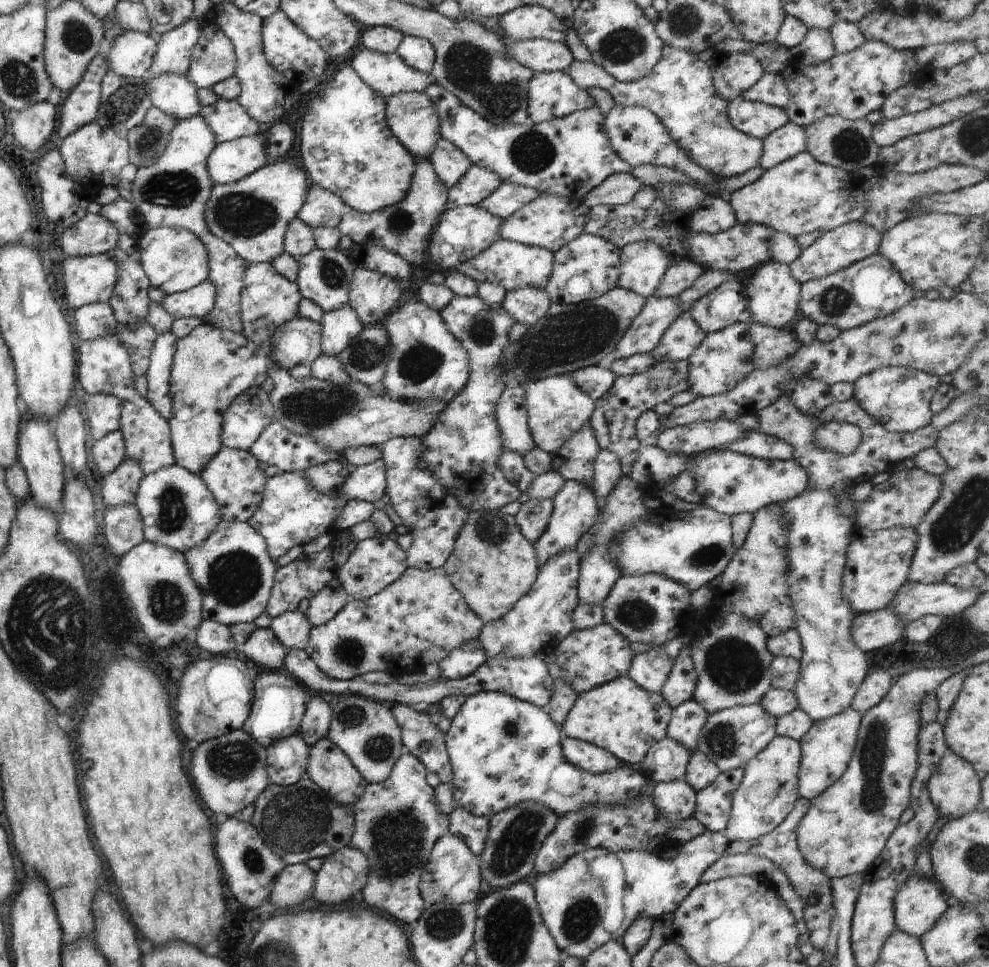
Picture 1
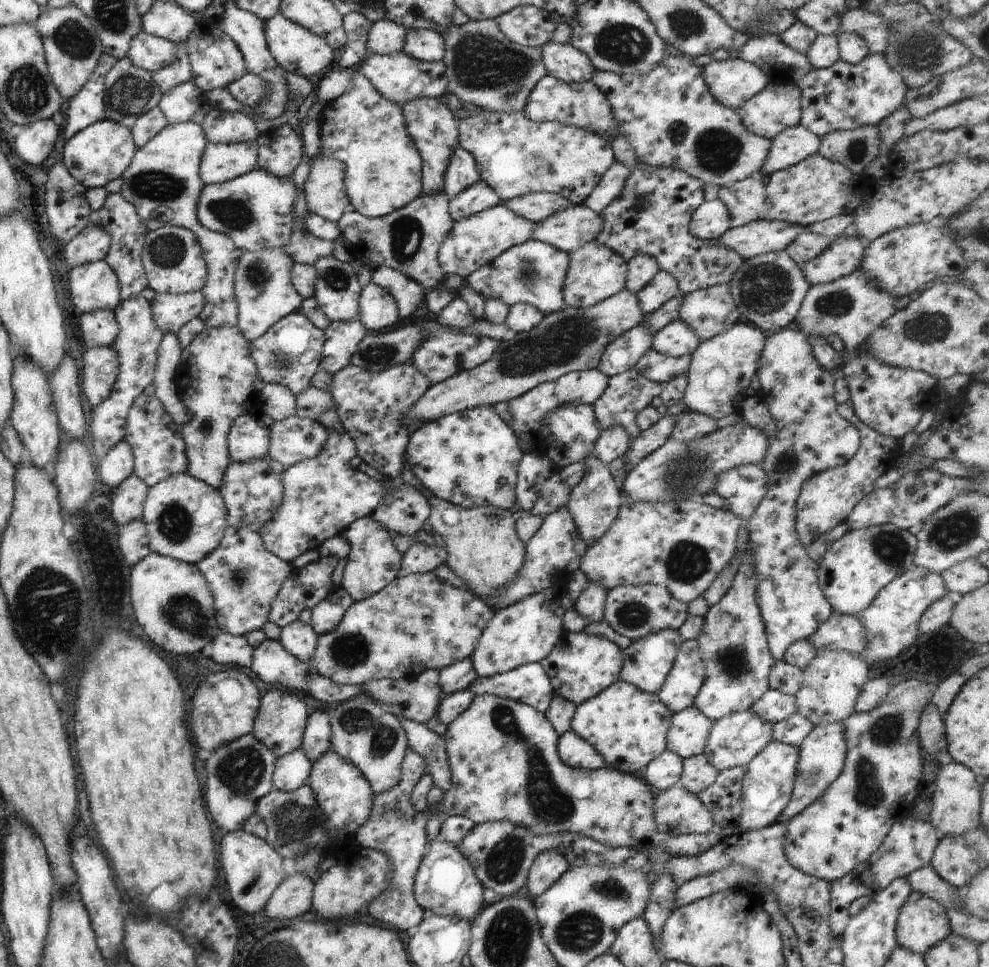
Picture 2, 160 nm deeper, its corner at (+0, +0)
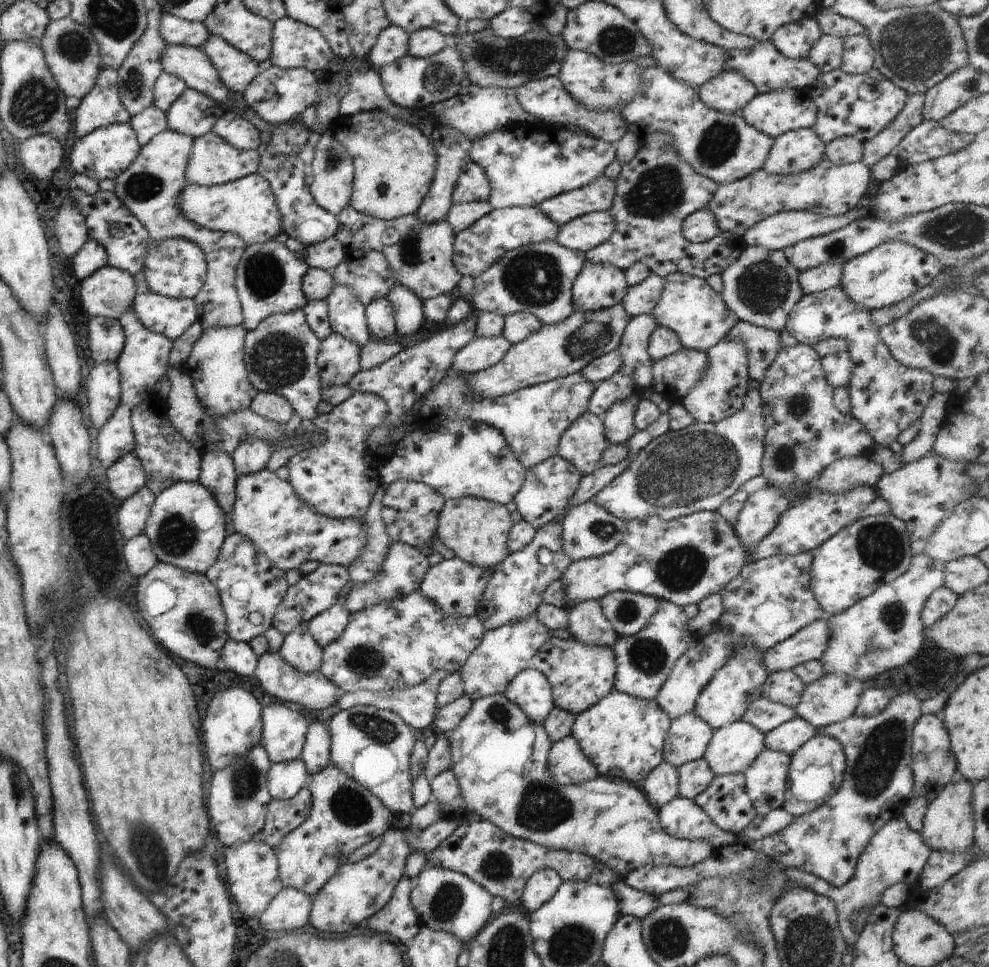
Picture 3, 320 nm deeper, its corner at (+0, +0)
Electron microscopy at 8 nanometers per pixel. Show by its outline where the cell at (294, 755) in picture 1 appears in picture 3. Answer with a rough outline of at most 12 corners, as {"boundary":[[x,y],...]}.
{"boundary":[[301,759],[271,763],[266,789],[290,799],[308,782]]}

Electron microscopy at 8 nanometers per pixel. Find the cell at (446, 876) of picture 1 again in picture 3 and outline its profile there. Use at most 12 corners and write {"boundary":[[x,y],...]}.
{"boundary":[[439,867],[416,876],[421,924],[469,942],[494,913],[492,896]]}

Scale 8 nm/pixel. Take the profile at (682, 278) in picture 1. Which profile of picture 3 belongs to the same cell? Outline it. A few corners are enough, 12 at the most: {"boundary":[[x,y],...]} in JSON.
{"boundary":[[651,273],[627,287],[620,305],[630,316],[647,315],[661,294]]}

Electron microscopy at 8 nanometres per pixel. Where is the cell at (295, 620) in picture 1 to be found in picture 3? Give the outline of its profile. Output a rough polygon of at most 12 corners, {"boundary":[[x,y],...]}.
{"boundary":[[307,630],[284,636],[280,657],[299,673],[318,671],[322,648]]}

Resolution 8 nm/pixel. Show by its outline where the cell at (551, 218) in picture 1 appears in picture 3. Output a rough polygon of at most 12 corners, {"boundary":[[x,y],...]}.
{"boundary":[[609,211],[559,225],[554,240],[584,253],[609,240]]}

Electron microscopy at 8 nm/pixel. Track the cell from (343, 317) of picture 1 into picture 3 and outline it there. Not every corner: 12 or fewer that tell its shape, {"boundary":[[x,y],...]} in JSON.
{"boundary":[[335,333],[316,356],[320,390],[346,385],[361,347]]}

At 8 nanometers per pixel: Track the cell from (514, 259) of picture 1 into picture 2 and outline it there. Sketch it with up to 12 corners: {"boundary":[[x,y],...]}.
{"boundary":[[529,239],[464,278],[543,316],[566,307],[566,252]]}

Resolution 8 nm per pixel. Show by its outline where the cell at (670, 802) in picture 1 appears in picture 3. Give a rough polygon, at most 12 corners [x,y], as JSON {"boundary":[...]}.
{"boundary":[[677,795],[657,808],[659,826],[676,839],[736,841],[691,799]]}

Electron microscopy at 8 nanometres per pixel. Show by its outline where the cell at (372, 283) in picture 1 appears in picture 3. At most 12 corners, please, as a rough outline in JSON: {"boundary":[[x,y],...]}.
{"boundary":[[386,298],[364,306],[371,336],[396,334],[393,309]]}

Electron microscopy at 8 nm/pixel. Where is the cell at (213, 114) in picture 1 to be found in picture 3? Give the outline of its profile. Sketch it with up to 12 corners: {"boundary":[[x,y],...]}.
{"boundary":[[233,112],[211,131],[240,151],[259,146],[255,126]]}

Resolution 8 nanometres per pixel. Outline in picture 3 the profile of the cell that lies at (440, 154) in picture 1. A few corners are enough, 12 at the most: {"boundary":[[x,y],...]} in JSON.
{"boundary":[[479,165],[457,177],[453,203],[487,201],[490,186]]}

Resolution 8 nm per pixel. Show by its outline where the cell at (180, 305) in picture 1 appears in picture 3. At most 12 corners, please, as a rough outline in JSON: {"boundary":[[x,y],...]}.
{"boundary":[[151,291],[131,309],[143,328],[169,340],[197,320],[191,299]]}

